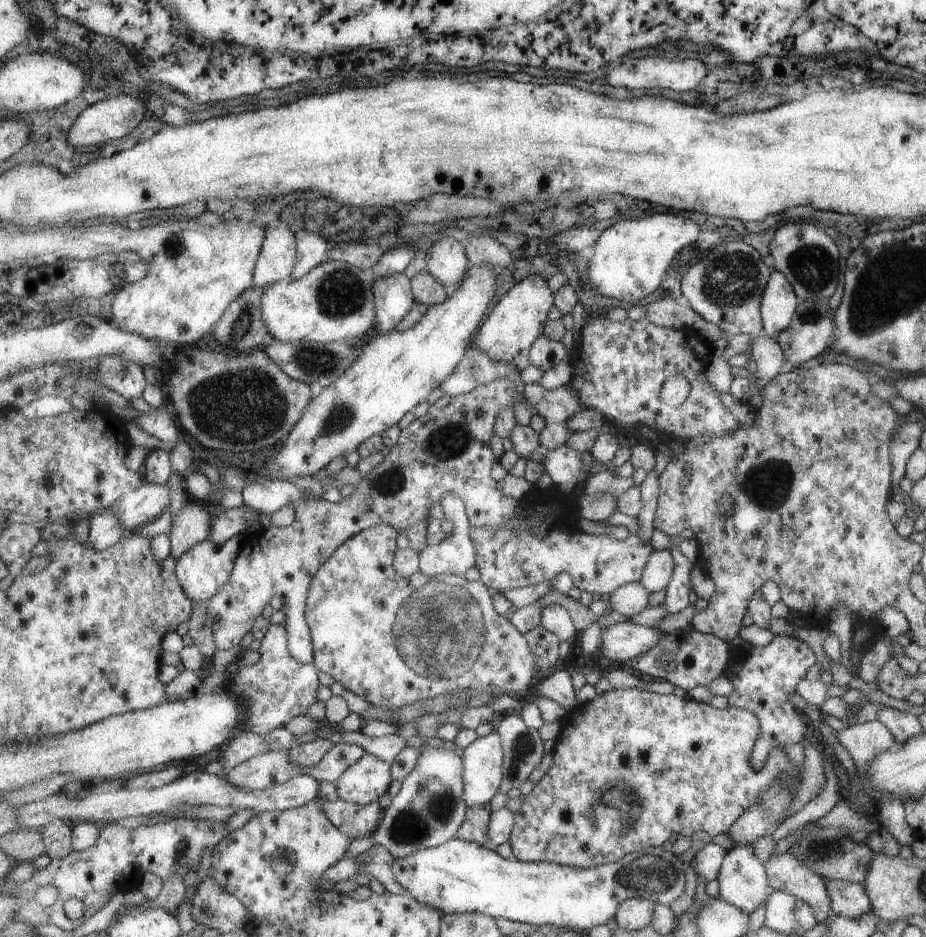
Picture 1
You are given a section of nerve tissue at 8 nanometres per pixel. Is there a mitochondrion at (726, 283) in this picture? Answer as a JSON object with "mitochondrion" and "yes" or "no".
{"mitochondrion":"yes"}

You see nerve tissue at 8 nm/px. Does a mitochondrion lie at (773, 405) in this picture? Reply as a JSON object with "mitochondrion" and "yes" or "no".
{"mitochondrion":"no"}

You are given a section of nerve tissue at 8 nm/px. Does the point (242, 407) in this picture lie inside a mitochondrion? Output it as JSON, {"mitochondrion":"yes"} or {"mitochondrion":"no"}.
{"mitochondrion":"yes"}

